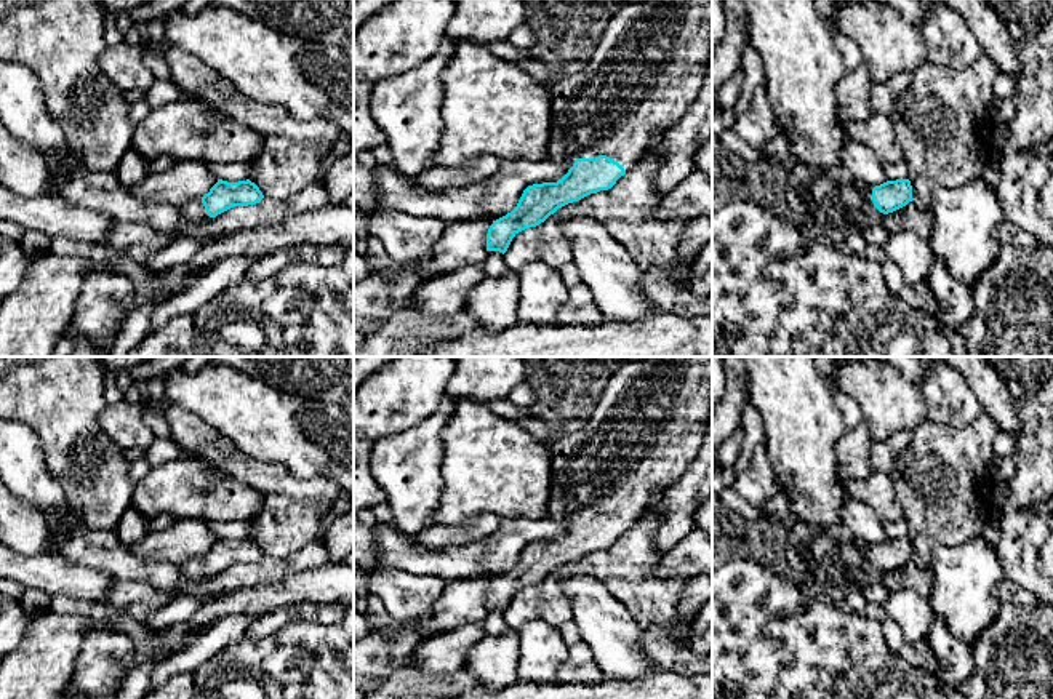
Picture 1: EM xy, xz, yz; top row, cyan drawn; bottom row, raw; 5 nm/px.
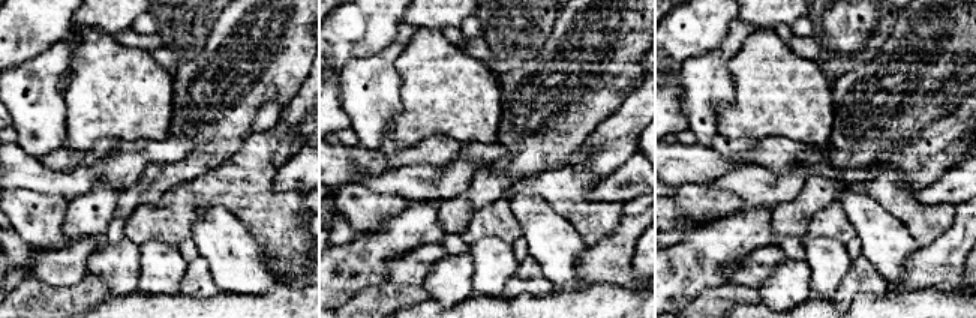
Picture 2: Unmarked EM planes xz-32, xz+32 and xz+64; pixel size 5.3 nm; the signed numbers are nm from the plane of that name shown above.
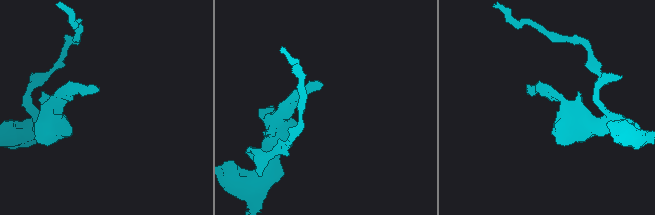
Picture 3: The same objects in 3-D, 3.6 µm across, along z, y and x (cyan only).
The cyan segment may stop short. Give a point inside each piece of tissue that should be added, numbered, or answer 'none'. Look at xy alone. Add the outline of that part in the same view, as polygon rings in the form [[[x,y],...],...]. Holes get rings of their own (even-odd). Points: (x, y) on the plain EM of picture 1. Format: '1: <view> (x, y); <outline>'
1: xy (194, 570); [[[197,557],[182,566],[182,573],[186,577],[192,581],[202,581],[211,577],[202,561],[202,557]]]

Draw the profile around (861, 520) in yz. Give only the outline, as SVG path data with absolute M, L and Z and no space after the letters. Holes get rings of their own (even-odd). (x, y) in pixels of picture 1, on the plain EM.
M848 497L840 510L840 521L850 533L867 544L887 541L883 520L866 504Z

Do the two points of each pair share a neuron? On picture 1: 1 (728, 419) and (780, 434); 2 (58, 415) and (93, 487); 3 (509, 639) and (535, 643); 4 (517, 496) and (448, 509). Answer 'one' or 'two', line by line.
1: two
2: one
3: two
4: one

